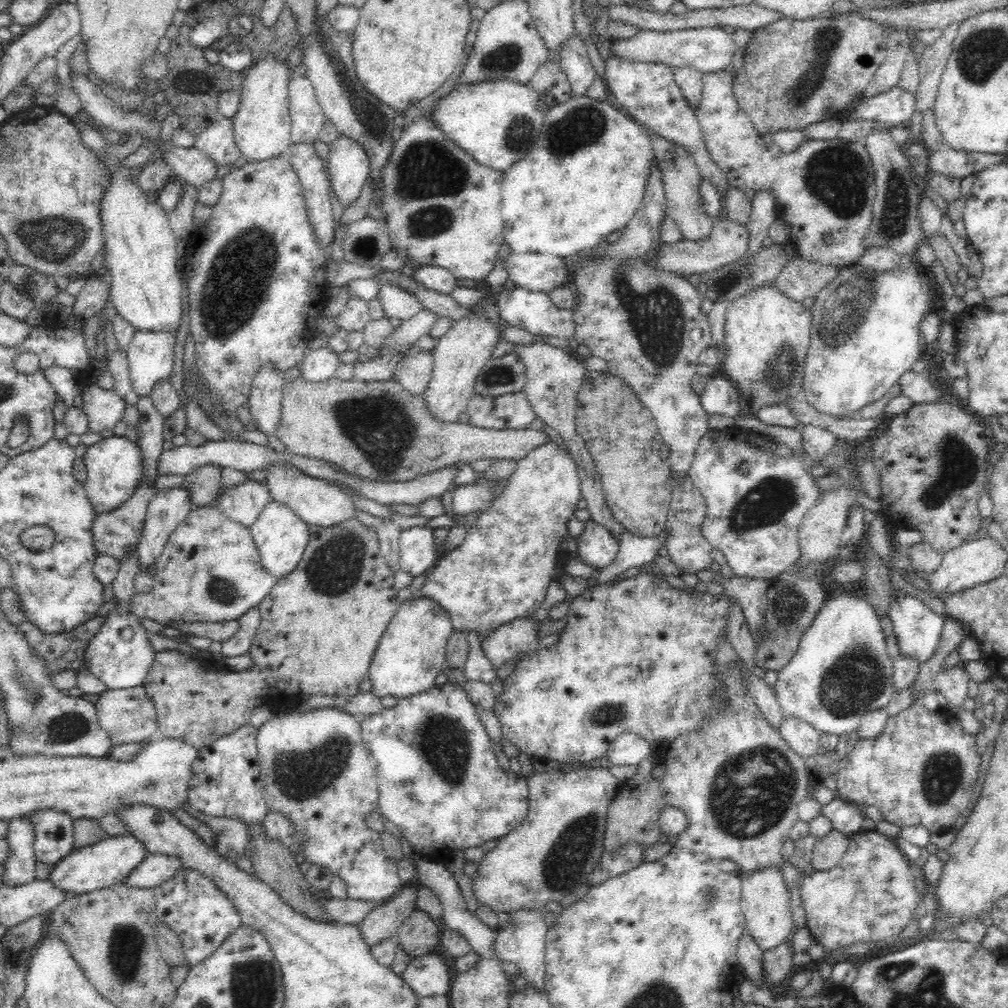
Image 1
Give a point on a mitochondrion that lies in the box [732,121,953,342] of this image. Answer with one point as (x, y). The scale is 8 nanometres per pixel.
(838, 176)

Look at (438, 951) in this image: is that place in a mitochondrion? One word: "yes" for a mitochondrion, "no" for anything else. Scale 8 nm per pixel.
no

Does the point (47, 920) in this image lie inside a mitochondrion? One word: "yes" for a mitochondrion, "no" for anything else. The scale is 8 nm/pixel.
no

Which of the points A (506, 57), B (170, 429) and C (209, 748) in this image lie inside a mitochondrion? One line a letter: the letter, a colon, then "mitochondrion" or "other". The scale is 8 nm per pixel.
A: mitochondrion
B: other
C: other

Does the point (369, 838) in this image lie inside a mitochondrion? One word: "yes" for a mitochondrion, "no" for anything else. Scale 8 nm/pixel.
no

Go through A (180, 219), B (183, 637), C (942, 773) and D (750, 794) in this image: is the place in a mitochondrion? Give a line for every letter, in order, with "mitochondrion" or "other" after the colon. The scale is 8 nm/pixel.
A: other
B: other
C: mitochondrion
D: mitochondrion

